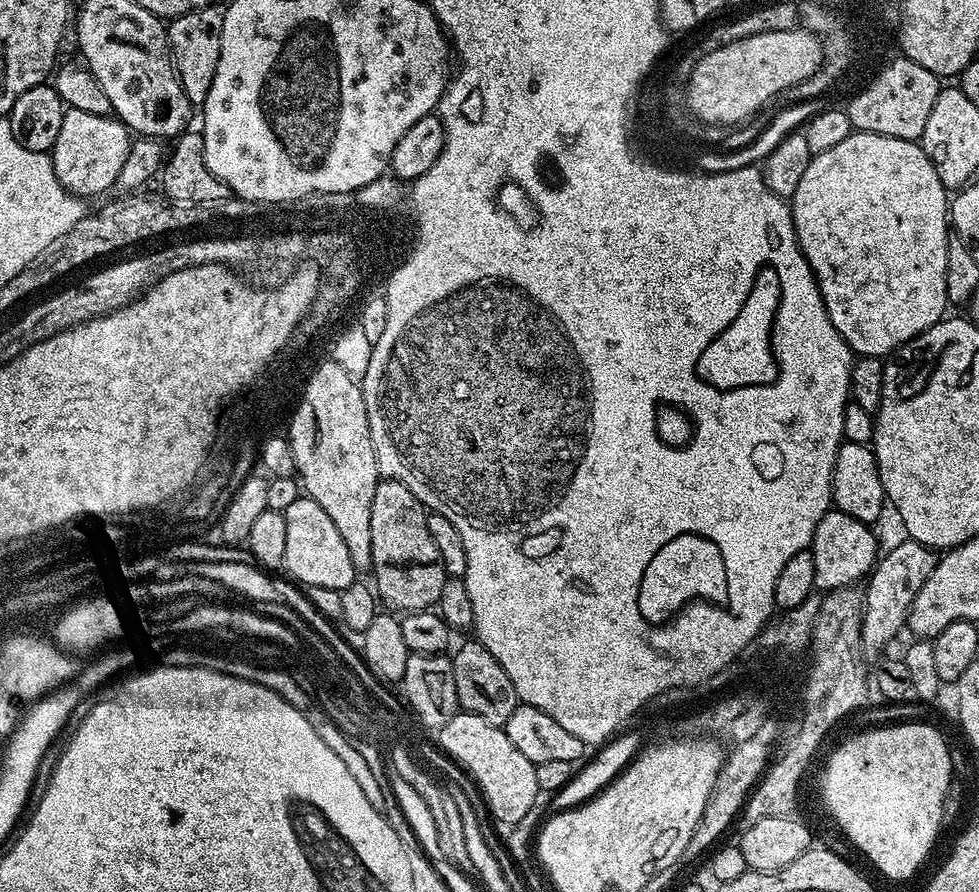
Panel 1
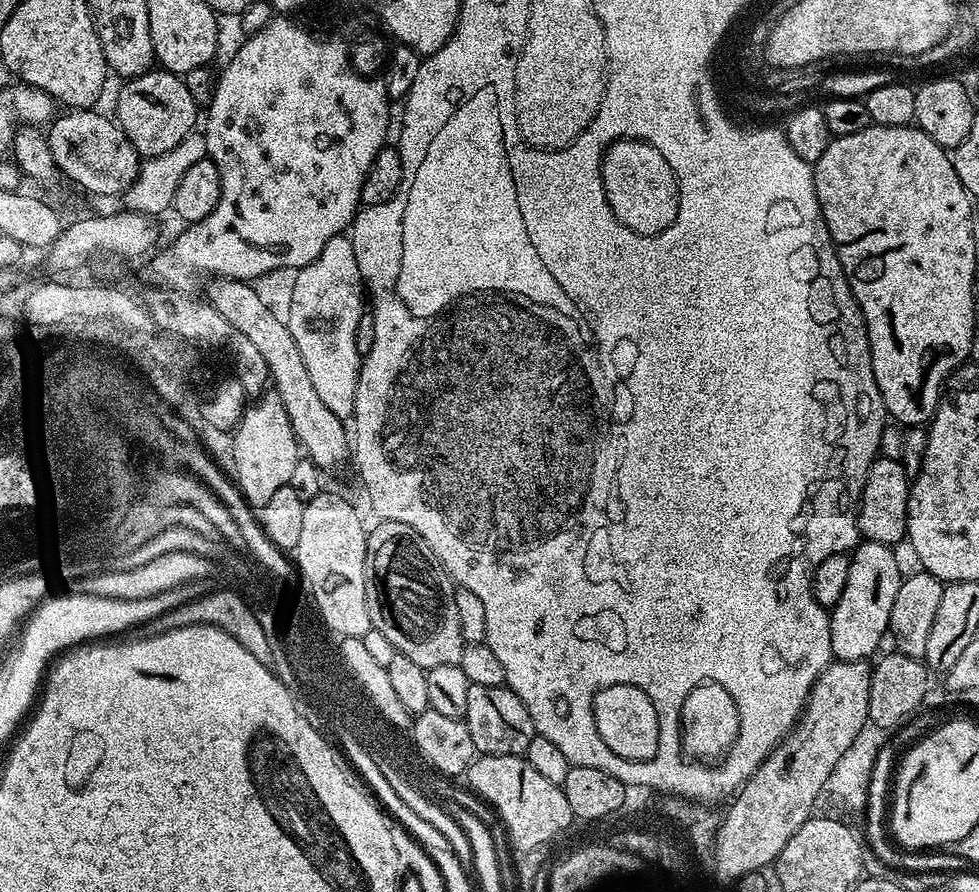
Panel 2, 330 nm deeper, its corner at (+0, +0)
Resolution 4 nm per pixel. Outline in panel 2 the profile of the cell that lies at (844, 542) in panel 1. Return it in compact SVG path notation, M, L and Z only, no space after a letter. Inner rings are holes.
M873 540L857 543L850 556L850 575L842 598L830 609L830 642L836 660L860 660L871 657L880 639L889 631L890 610L902 579L900 564L891 547Z

